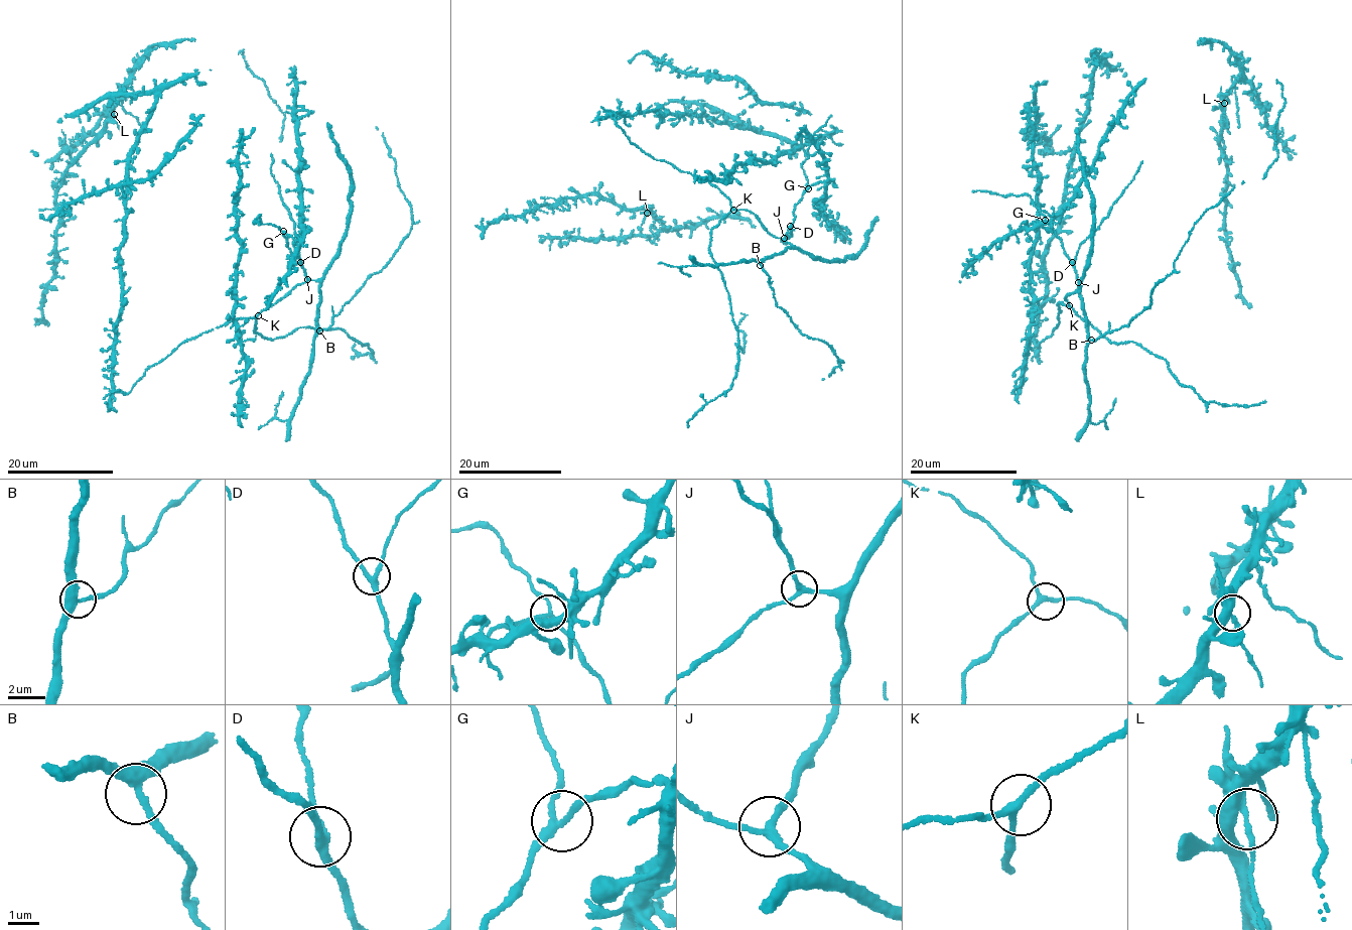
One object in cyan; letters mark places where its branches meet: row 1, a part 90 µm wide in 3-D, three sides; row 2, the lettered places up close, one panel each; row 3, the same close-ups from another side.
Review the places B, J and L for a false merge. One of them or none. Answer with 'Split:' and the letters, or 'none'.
Split: none

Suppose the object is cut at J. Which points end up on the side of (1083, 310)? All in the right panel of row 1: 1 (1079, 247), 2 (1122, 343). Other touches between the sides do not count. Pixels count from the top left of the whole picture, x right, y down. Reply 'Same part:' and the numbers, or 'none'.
Same part: none

